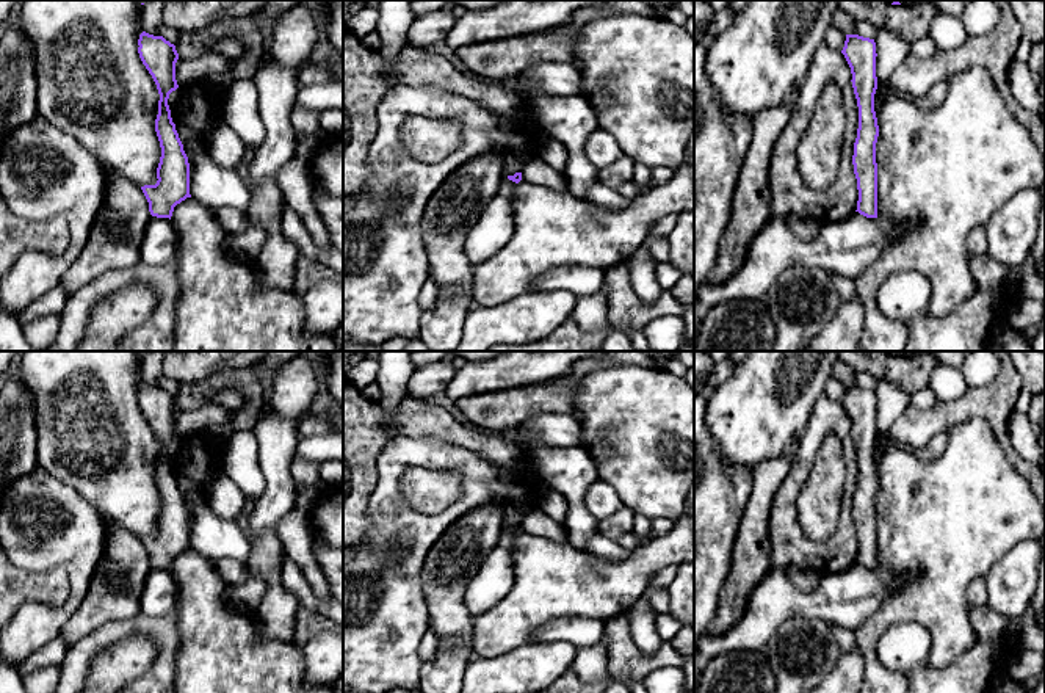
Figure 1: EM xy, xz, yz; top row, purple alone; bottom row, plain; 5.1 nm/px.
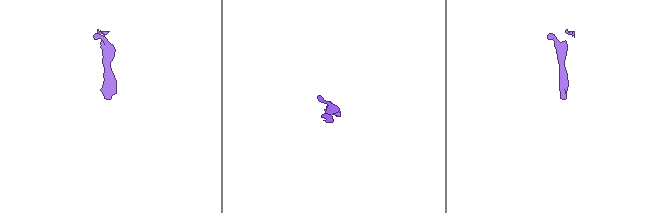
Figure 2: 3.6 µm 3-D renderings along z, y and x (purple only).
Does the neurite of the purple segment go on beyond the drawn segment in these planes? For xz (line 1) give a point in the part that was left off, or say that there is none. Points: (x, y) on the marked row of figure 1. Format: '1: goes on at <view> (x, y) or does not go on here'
1: does not go on here

